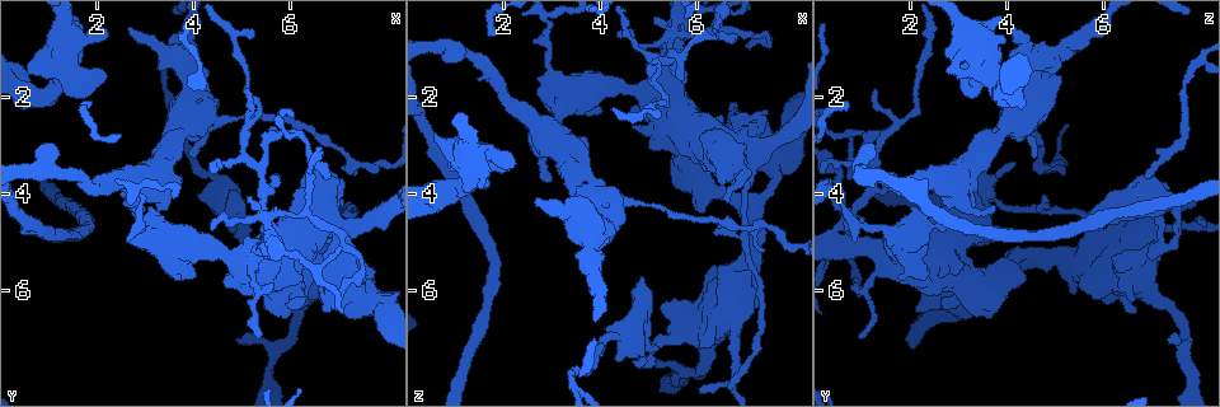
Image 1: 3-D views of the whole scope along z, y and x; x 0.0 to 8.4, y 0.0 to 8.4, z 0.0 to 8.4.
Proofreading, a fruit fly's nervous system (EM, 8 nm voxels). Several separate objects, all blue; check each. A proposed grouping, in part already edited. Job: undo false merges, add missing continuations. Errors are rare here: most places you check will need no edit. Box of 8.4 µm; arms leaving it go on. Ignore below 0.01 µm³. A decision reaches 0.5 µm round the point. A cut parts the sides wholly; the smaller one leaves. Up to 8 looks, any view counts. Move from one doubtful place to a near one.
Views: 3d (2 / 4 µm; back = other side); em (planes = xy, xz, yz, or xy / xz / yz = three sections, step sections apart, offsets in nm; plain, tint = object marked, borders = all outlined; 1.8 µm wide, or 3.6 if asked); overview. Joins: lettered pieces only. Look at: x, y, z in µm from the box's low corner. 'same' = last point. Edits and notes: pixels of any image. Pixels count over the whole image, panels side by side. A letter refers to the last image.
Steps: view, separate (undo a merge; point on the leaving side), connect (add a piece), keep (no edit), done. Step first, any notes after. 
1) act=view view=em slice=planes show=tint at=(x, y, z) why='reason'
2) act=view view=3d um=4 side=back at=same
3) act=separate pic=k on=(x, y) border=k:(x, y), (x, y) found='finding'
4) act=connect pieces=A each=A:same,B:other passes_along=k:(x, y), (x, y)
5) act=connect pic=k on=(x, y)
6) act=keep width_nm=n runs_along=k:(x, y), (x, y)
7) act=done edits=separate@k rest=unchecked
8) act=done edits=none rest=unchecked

act=view view=em um=3.6 slice=planes show=tint at=(5.45, 4.50, 0.70) why='four-way junction'

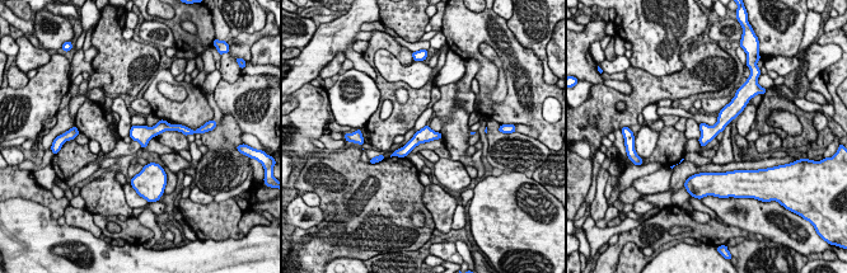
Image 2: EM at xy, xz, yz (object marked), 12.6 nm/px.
act=view view=em um=3.6 slice=planes show=borders at=same

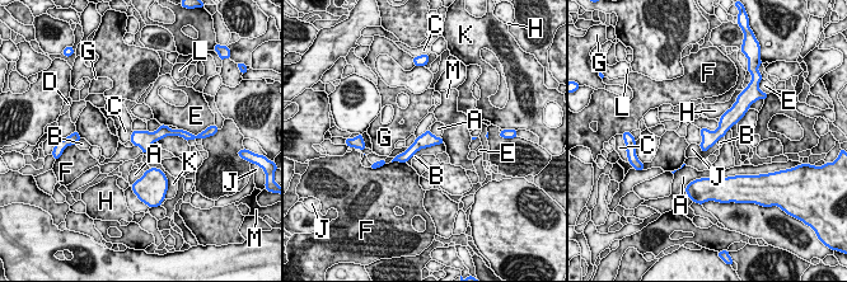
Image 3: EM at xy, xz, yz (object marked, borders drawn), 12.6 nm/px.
act=keep each=A:other,B:other,C:other,D:other,E:other,F:other,G:other,H:other,J:other,K:other,L:other,M:other runs_along=3:(733, 112), (725, 125), (703, 146) found='all the same cell'

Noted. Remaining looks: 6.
act=view view=em slice=yz step=16 show=tint at=(4.05, 2.50, 4.25) why='thick turns thin'

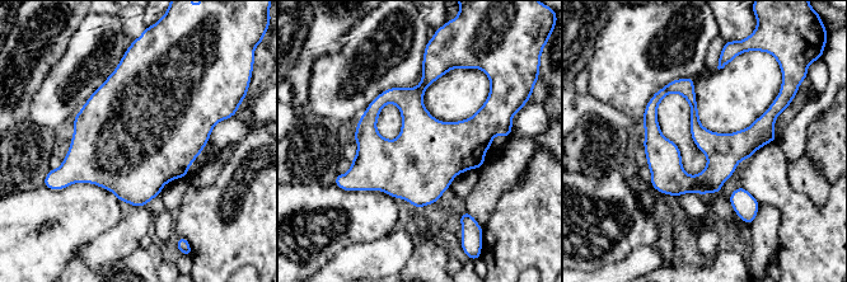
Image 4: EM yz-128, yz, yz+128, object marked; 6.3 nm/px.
act=view view=em slice=planes show=borders at=same why='cut it another way'

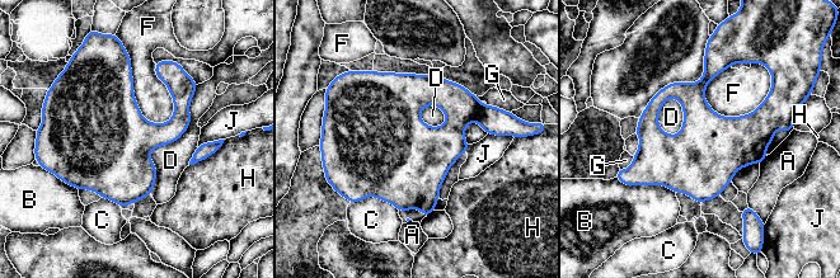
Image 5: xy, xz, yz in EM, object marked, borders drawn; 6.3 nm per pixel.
act=separate pic=5 on=(494, 121) each=A:other,B:other,C:other,D:other,F:other,G:other,H:other,J:other border=5:(482, 104), (474, 119) found='a second cell is stuck on'

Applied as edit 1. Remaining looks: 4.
act=view view=overview why='see it whole again'

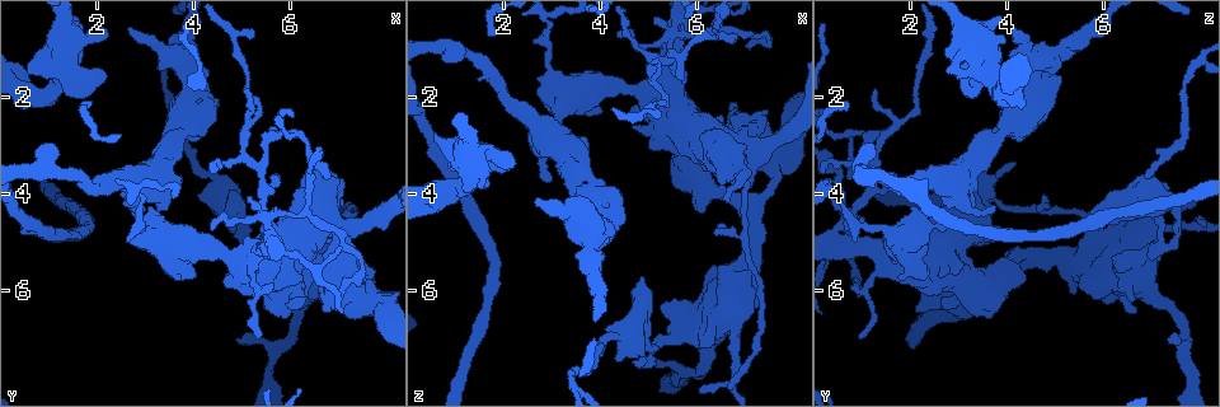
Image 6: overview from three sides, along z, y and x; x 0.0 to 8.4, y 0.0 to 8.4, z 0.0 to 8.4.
act=view view=em slice=planes show=tint at=(1.15, 1.55, 3.50) why='sudden change in width'

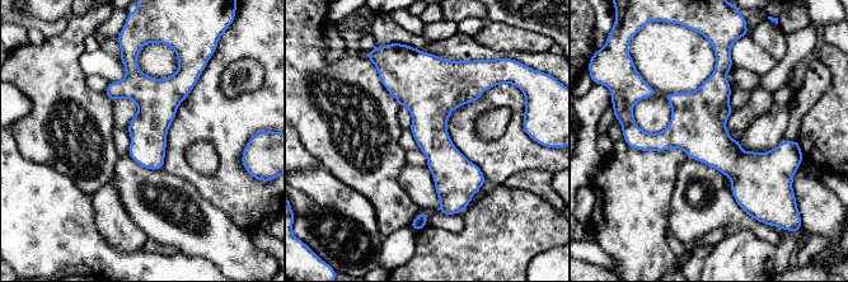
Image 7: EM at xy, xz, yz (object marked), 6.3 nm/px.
act=view view=em slice=planes show=borders at=same why='see the neighbours'

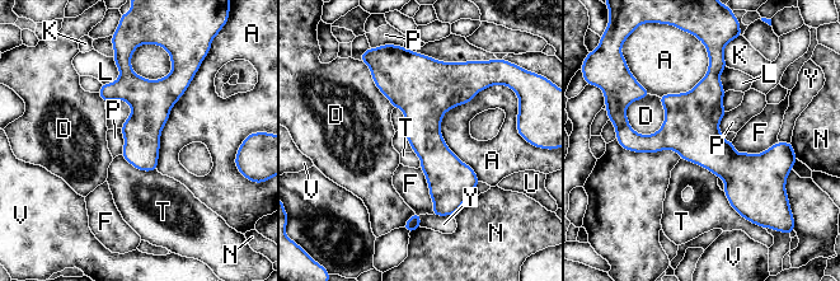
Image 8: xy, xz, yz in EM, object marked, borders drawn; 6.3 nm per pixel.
act=keep each=A:other,D:other,F:other,K:other,L:other,N:other,P:other,T:other,U:other,V:other,Y:other runs_along=8:(414, 65), (445, 212) found='one cell here'

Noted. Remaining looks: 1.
act=done edits=separate@5 rest=unchecked

